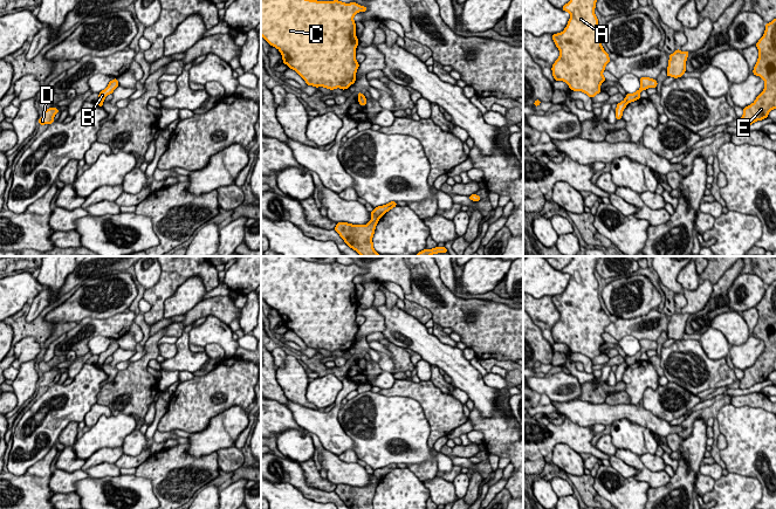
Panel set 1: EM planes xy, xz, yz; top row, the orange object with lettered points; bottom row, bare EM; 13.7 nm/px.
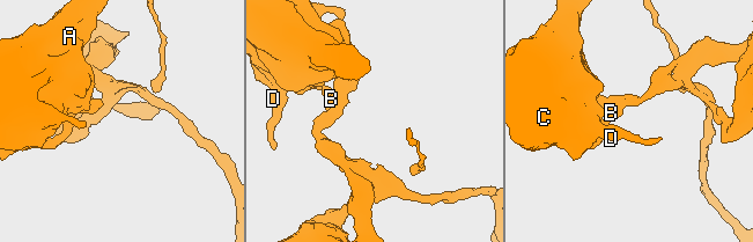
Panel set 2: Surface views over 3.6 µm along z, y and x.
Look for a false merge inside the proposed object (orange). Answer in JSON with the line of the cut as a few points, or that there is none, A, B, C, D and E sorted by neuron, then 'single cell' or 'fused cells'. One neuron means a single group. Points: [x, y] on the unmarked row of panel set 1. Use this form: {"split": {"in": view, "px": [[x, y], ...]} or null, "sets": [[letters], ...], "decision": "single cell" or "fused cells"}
{"split": {"in": "yz", "px": [[624, 362], [627, 365]]}, "sets": [["A", "C", "D"], ["B", "E"]], "decision": "fused cells"}

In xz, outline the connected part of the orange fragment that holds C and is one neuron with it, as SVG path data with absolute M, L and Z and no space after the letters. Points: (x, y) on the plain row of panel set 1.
M261 256L261 298L282 317L283 325L295 332L308 348L323 349L330 352L336 350L345 352L356 343L359 329L356 323L356 284L353 278L366 269L356 264L345 266L338 262L317 263L301 259L300 256Z

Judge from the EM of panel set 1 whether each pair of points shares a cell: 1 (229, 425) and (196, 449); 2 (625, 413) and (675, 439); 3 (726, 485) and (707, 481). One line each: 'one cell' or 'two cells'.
1: one cell
2: two cells
3: two cells

